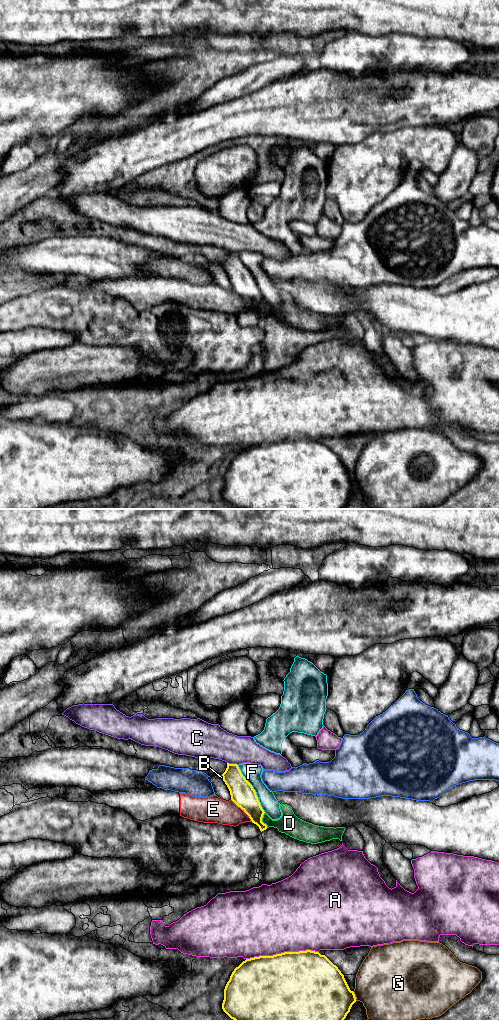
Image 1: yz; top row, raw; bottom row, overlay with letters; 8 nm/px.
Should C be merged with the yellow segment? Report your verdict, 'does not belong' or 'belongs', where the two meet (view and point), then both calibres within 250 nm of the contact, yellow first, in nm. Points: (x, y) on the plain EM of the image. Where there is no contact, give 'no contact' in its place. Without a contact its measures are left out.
does not belong | yz (232, 252) | 190/260 nm

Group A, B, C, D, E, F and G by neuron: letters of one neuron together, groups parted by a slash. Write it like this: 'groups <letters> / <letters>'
groups A / B / C / D E / F / G

